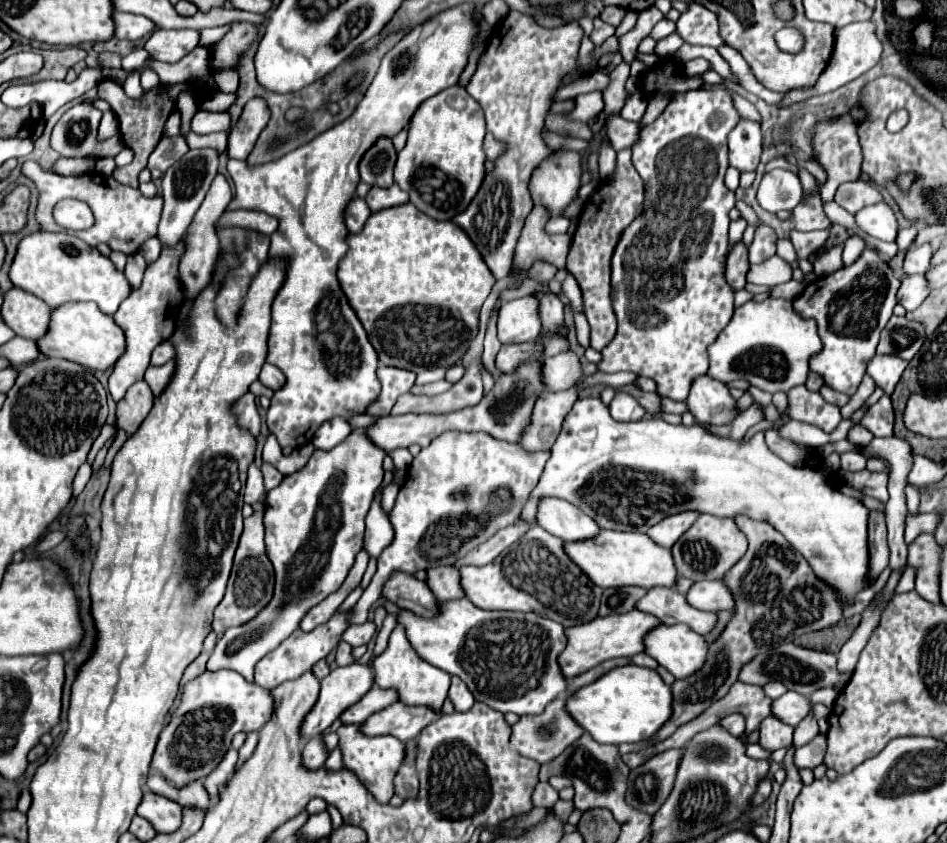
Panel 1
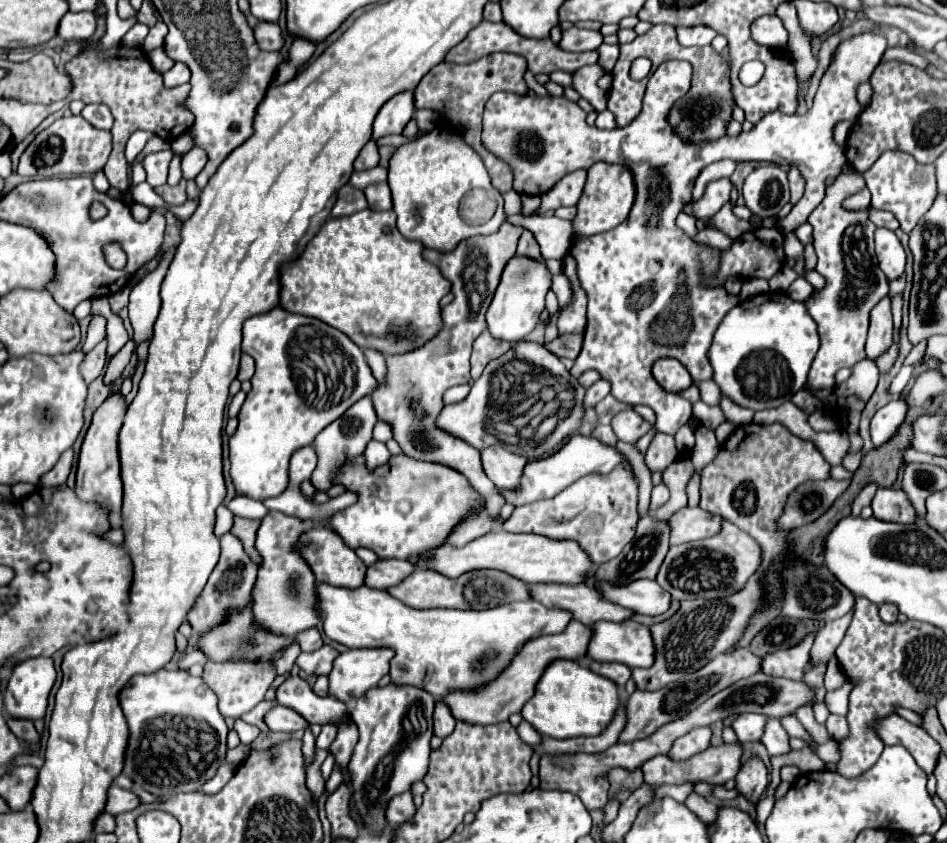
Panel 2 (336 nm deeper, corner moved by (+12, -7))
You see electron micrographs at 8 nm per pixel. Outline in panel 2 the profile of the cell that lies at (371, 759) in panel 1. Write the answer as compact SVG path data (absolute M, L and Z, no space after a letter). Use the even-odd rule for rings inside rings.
M402 792L394 798L390 798L388 806L386 806L386 822L390 826L398 826L404 820L408 820L414 814L414 802L412 802L412 794L410 792Z

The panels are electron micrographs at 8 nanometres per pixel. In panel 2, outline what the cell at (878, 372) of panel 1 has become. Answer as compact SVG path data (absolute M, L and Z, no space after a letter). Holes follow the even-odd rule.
M886 298L880 300L870 314L870 330L865 344L866 356L875 359L886 352L894 344L892 334L894 334L894 326L890 314L890 298Z

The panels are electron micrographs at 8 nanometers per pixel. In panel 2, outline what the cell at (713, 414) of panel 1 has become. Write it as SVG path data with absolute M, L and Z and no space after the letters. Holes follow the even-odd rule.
M662 358L654 364L652 368L654 372L654 378L656 382L666 390L666 392L672 392L672 394L678 394L686 388L692 386L692 378L688 374L688 370L674 358Z

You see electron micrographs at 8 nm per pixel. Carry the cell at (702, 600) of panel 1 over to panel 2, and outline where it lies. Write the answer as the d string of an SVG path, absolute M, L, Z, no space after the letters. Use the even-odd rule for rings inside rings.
M636 580L634 584L624 584L622 588L614 584L598 584L598 590L606 600L616 600L624 608L634 610L636 614L658 616L670 608L672 596L656 584L656 580Z

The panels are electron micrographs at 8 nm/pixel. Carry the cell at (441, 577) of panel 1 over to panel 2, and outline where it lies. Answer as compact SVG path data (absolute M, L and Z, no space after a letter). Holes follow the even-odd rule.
M378 560L366 572L366 586L386 590L398 586L414 572L414 564L408 560Z

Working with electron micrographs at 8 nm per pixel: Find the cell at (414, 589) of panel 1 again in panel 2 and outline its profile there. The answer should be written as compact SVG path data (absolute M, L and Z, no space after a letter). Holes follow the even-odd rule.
M324 526L312 528L298 542L298 550L302 552L302 556L306 558L310 568L314 568L314 576L318 582L324 582L330 586L340 586L340 588L364 586L364 578L366 578L366 570L368 570L366 564L356 556L356 552L334 530L328 530Z

